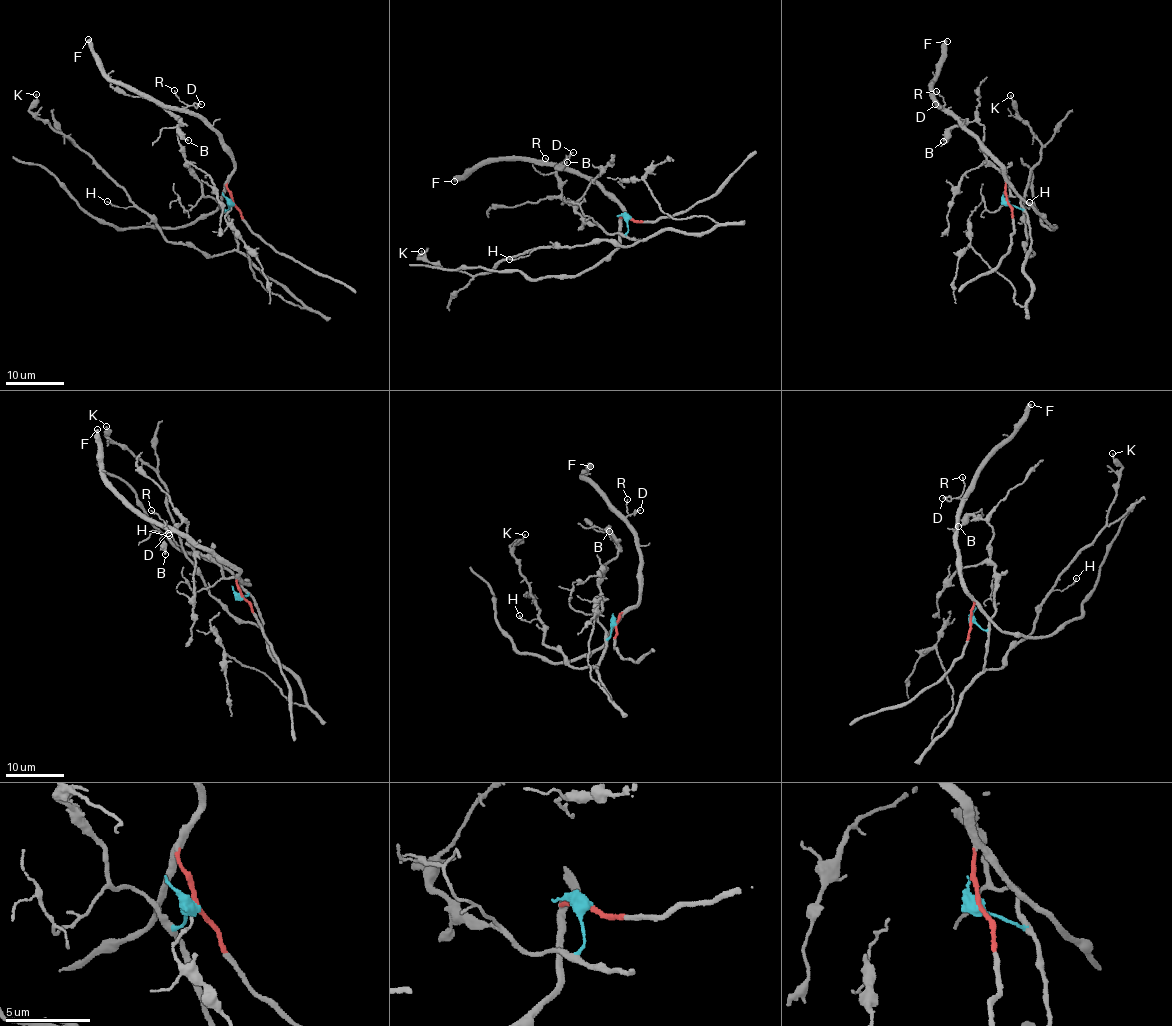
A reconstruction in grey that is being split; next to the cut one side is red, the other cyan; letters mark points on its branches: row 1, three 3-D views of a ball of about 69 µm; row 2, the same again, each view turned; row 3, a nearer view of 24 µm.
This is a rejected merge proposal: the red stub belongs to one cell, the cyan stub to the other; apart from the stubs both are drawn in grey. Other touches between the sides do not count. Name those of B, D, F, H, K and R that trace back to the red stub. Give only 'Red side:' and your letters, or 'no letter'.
Red side: D, F, R

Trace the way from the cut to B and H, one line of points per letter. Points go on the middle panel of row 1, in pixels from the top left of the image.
B: (628, 218), (625, 234), (609, 234), (599, 225), (593, 225), (573, 205), (561, 204), (556, 172), (567, 162)
H: (628, 218), (628, 237), (643, 241), (629, 246), (607, 240), (542, 247), (525, 257), (509, 258)

